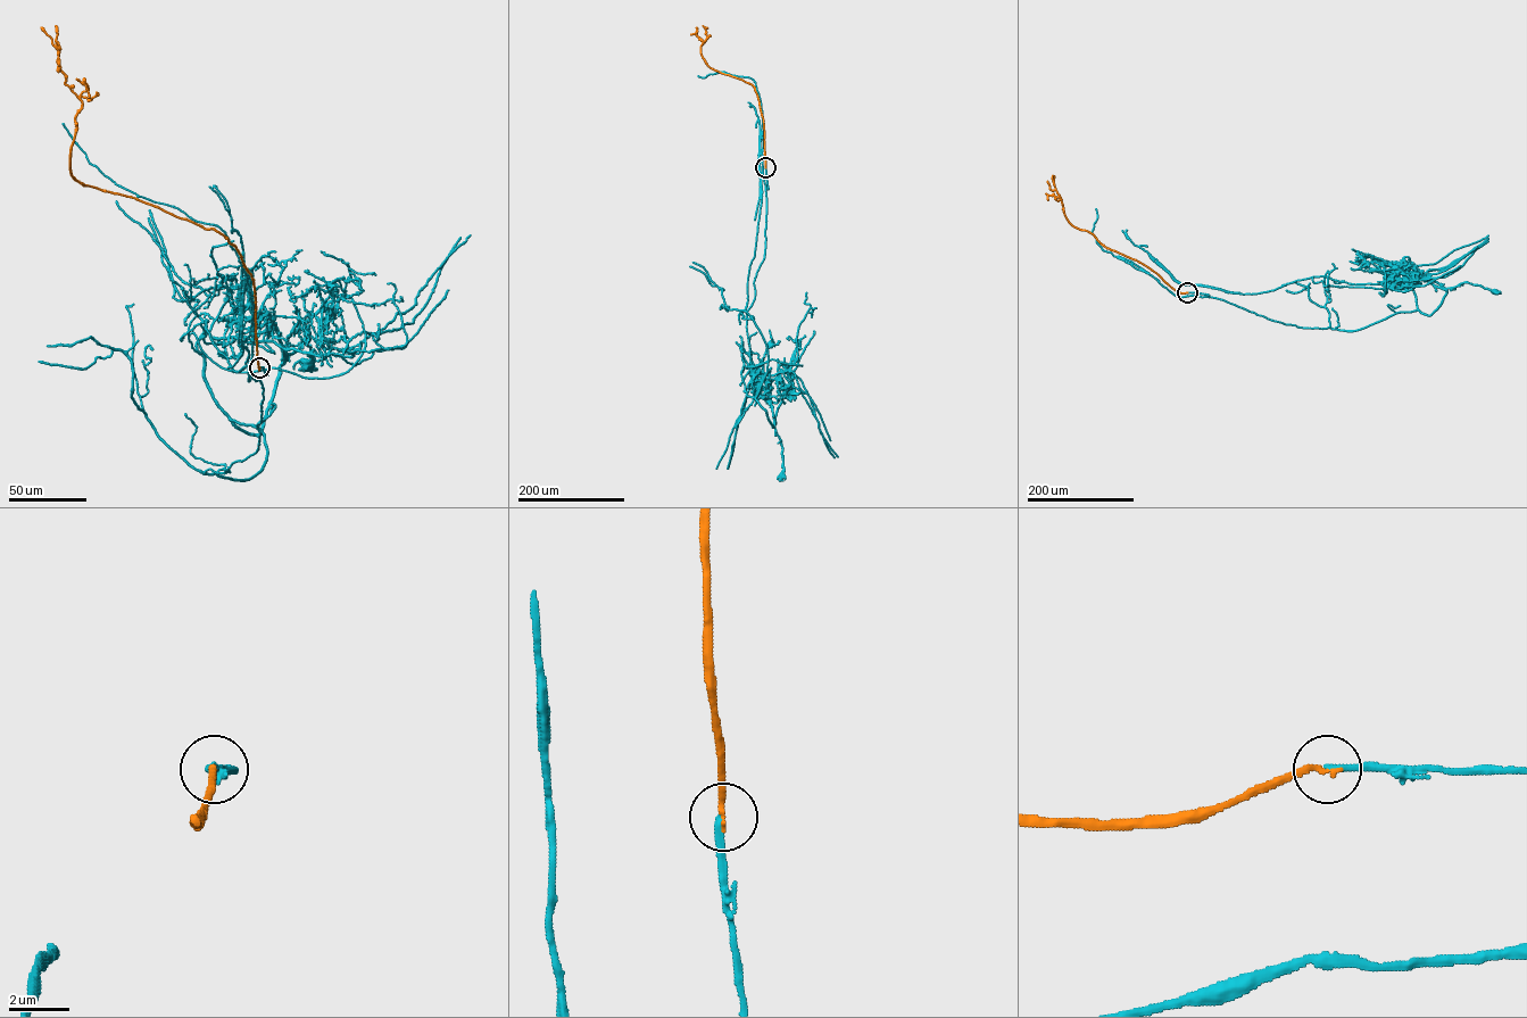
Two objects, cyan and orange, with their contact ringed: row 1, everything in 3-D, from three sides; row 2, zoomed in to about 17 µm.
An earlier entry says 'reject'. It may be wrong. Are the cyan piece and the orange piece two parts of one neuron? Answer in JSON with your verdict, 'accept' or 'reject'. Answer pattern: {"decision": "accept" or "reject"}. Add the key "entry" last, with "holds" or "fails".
{"decision": "reject", "entry": "holds"}

